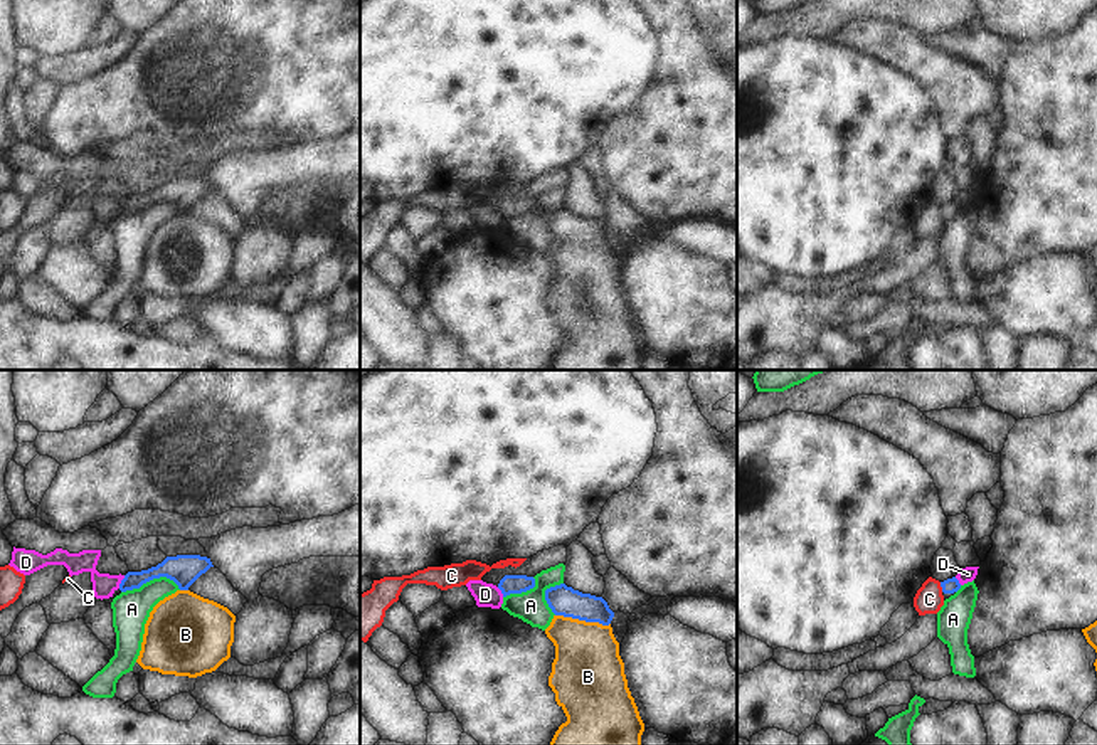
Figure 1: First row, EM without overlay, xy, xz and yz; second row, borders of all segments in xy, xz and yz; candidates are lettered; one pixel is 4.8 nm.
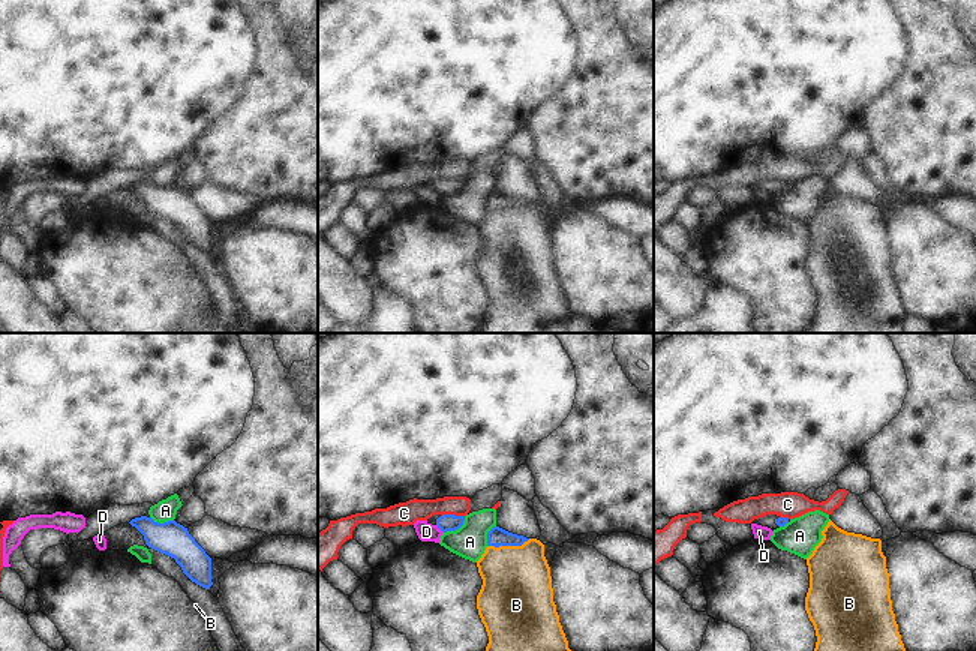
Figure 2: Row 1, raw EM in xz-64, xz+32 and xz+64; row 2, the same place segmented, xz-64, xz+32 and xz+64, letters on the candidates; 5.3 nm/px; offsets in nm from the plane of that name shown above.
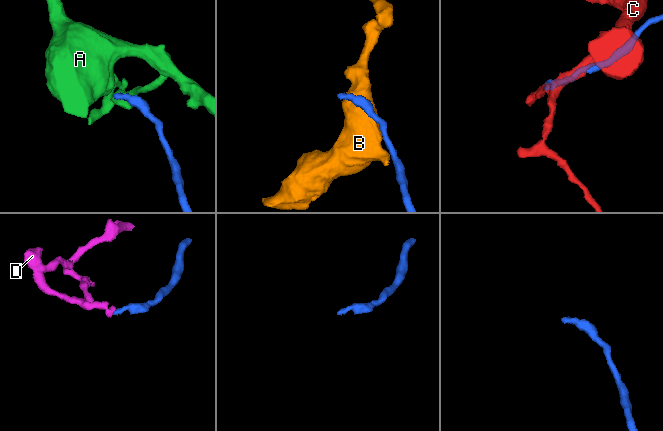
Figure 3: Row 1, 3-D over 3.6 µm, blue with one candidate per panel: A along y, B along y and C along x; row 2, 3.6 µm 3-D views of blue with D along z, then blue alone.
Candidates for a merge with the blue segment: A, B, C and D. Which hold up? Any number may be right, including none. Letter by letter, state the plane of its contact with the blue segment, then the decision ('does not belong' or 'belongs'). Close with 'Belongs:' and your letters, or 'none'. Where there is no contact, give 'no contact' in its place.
A: contact in xy; does not belong
B: contact in xz; does not belong
C: contact in yz; does not belong
D: contact in xy; does not belong
Belongs: none

